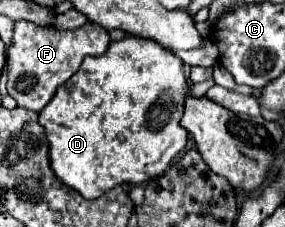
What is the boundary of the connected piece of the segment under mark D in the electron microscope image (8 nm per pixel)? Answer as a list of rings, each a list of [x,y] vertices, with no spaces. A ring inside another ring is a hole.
[[[127,35],[121,41],[111,41],[101,57],[85,57],[81,69],[69,83],[57,89],[55,97],[39,113],[39,123],[45,127],[51,145],[49,155],[55,177],[83,193],[85,199],[97,199],[119,183],[143,183],[151,177],[159,177],[187,145],[189,133],[179,123],[187,91],[185,63],[157,41]]]

